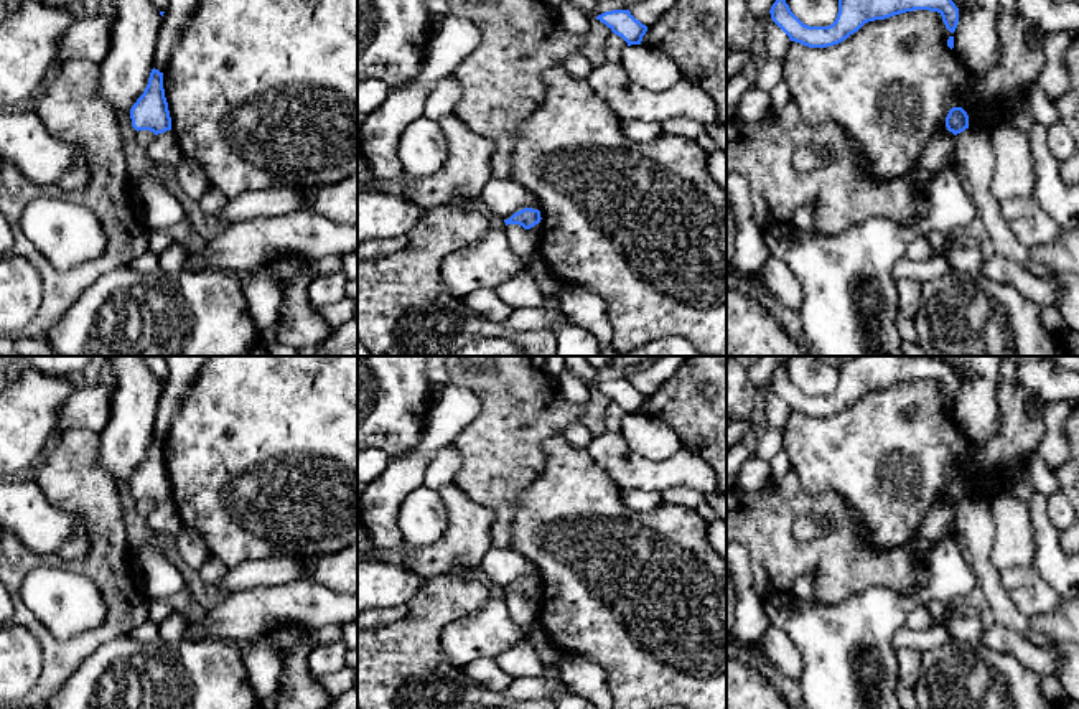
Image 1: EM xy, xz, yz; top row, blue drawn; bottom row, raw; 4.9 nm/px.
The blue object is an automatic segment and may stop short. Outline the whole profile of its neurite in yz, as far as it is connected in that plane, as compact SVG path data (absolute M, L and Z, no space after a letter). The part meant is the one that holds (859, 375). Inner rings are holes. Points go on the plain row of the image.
M852 356L837 364L838 383L829 396L804 394L779 366L769 383L791 411L809 417L827 417L842 412L865 392L885 389L914 379L937 381L946 397L954 402L959 378L944 361L934 356Z

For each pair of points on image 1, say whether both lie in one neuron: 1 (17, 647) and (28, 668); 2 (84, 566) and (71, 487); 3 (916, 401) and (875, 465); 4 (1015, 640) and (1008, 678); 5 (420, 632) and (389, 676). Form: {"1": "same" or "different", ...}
{"1": "same", "2": "same", "3": "same", "4": "different", "5": "same"}

